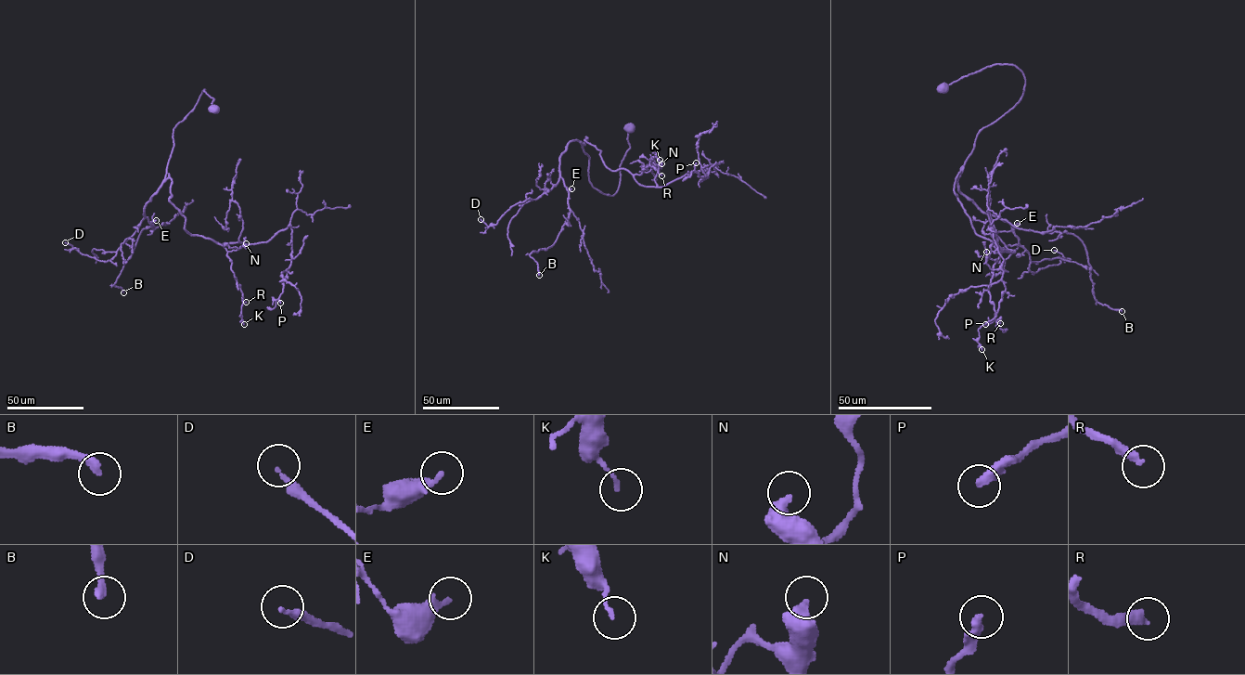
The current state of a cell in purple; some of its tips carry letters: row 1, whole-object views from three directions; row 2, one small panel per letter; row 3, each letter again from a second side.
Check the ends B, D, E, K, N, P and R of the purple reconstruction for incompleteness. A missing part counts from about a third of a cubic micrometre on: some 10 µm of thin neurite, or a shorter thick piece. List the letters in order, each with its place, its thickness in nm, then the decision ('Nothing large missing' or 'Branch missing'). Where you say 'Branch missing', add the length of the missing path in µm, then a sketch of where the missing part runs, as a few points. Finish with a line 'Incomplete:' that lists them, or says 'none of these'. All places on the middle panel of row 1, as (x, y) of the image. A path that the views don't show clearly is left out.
B: Place: (539, 275). Thickness 280 nm. Branch missing. Missing length about 40 µm. Course of what is missing: (539, 275), (536, 305), (530, 312), (526, 312)
D: Place: (481, 219). Thickness 200 nm. Nothing large missing
E: Place: (571, 188). Thickness 280 nm. Nothing large missing
K: Place: (660, 160). Thickness 130 nm. Nothing large missing
N: Place: (661, 163). Thickness 440 nm. Nothing large missing
P: Place: (696, 162). Thickness 340 nm. Branch missing. Missing length about 20 µm
R: Place: (661, 175). Thickness 360 nm. Nothing large missing
Incomplete: B, P

